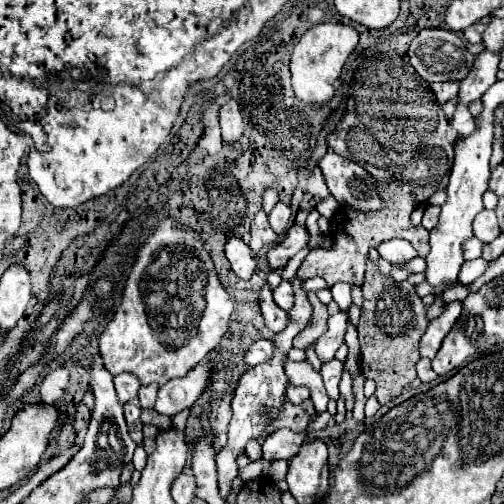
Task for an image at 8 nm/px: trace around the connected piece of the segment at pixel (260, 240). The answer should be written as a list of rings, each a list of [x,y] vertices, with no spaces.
[[[258,212],[252,220],[252,228],[250,228],[250,248],[254,252],[274,246],[278,242],[278,234],[270,228],[266,212]]]

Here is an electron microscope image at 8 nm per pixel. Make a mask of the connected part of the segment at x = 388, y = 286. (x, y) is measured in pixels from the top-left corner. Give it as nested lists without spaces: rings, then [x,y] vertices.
[[[370,260],[366,262],[362,296],[364,302],[358,322],[360,368],[366,378],[376,382],[378,402],[388,404],[398,398],[404,386],[416,378],[414,366],[420,360],[418,342],[428,326],[426,306],[410,282],[394,282],[390,276],[384,276]]]

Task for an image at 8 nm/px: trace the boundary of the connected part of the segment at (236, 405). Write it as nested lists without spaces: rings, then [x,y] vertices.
[[[294,276],[290,280],[290,284],[294,286],[294,294],[296,294],[296,302],[292,306],[292,310],[288,312],[288,326],[284,328],[284,332],[280,332],[274,336],[274,346],[276,348],[273,358],[270,358],[268,362],[262,362],[258,366],[252,366],[248,368],[240,382],[238,382],[238,388],[234,392],[234,398],[232,398],[232,410],[234,410],[234,416],[230,420],[230,426],[228,426],[228,442],[226,446],[218,452],[216,456],[216,466],[218,466],[218,490],[220,490],[220,496],[226,500],[228,494],[230,494],[230,486],[232,486],[232,480],[238,476],[238,468],[236,468],[236,456],[240,452],[244,452],[244,446],[248,440],[254,440],[262,434],[262,430],[268,426],[268,422],[278,416],[278,412],[282,410],[282,402],[284,402],[284,392],[286,392],[286,384],[288,384],[288,378],[284,374],[284,358],[286,358],[288,352],[293,347],[292,340],[300,330],[304,330],[306,326],[310,326],[312,322],[312,304],[308,300],[308,292],[302,288],[302,280],[298,276]]]

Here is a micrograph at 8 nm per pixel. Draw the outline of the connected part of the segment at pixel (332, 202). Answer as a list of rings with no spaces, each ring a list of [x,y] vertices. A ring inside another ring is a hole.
[[[329,195],[316,205],[316,209],[321,216],[332,219],[332,216],[338,212],[340,206],[334,197]]]

